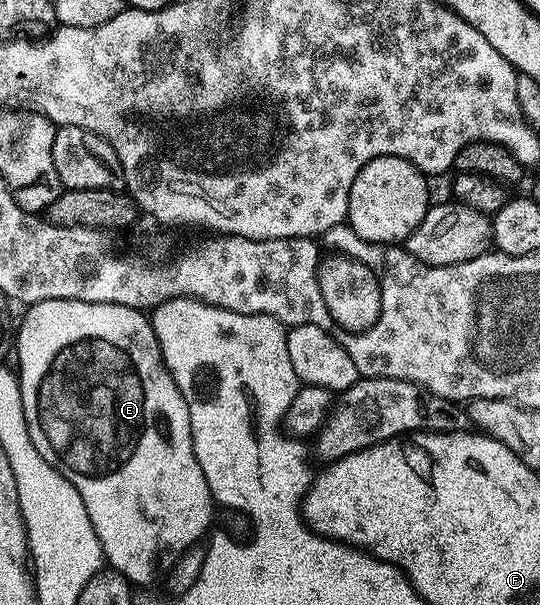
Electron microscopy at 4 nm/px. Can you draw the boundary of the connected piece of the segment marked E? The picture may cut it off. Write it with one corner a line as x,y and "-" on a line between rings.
45,300
39,304
29,305
25,312
26,317
23,318
22,325
19,328
17,325
16,328
16,371
30,440
36,446
40,458
44,458
48,466
64,474
64,478
68,478
68,482
76,486
80,498
84,498
84,506
88,510
88,518
92,518
92,526
102,547
105,563
115,568
122,577
130,581
131,585
150,584
154,580
154,571
158,568
158,548
162,552
181,554
195,547
199,543
198,539
211,531
210,523
213,522
216,511
214,496
210,493
210,487
204,478
204,470
200,470
200,462
196,462
190,415
184,402
184,394
180,394
172,374
166,369
154,327
150,324
150,317
145,311
123,304
79,300

